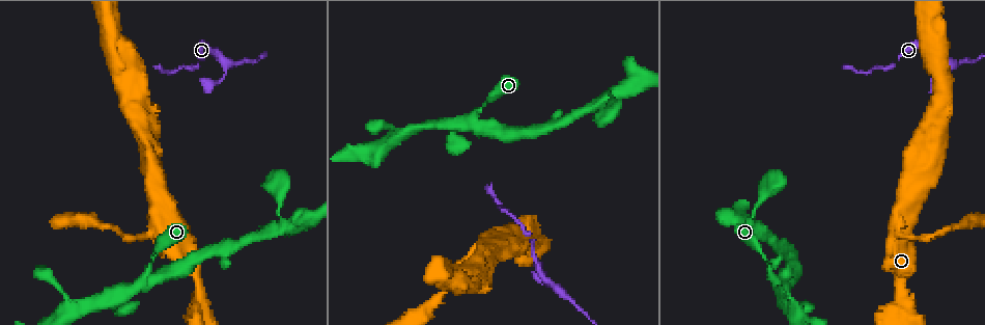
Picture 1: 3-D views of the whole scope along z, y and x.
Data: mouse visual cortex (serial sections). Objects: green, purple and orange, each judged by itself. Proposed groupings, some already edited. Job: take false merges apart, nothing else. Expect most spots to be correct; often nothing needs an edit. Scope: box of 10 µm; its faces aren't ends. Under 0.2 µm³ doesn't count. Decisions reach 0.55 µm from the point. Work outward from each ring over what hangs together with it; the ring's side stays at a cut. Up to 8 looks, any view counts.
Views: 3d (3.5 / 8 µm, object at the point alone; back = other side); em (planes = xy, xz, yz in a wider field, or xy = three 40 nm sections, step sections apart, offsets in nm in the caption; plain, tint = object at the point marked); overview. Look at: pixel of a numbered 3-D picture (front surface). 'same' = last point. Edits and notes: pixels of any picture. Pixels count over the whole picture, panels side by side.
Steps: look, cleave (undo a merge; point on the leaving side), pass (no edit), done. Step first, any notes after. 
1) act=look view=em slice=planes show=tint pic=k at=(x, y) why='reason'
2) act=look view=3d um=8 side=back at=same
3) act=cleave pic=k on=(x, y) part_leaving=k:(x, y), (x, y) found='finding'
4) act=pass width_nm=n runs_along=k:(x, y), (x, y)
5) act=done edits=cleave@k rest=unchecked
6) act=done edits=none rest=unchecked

act=look view=3d um=8 pic=1 at=(225, 62) why='abrupt turn'

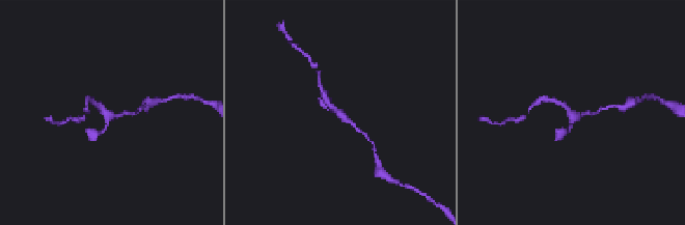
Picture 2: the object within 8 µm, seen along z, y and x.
act=look view=3d um=3.5 at=same

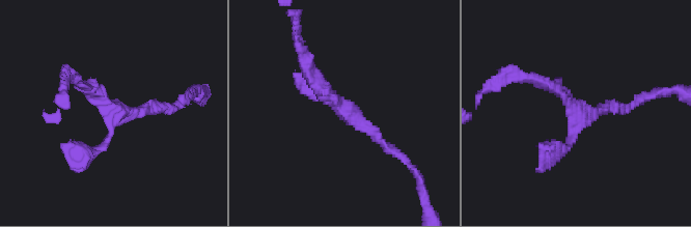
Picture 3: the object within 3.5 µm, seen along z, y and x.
act=look view=em slice=xy step=3 show=tint pic=3 at=(343, 109)

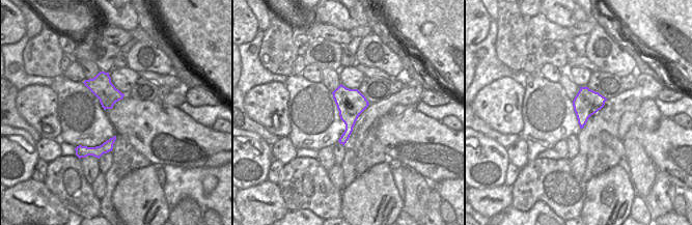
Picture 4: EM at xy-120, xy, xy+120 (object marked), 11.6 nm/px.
act=pass width_nm=340 runs_along=3:(529, 76), (577, 111), (572, 139), (553, 152) found='one cell here'

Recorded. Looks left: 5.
act=look view=3d um=8 pic=1 at=(283, 224) why='arms part here'

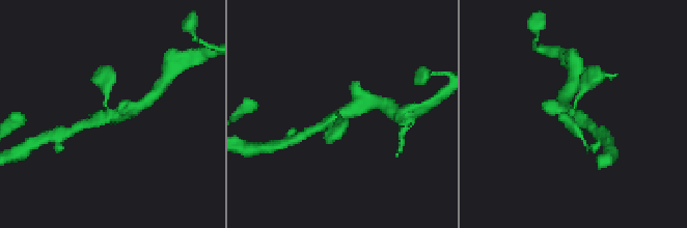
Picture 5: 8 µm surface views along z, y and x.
act=look view=3d um=3.5 at=same

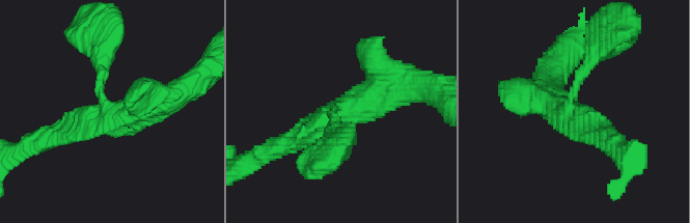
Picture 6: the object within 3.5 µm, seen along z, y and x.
act=look view=em slice=xy step=1 show=tint pic=6 at=(576, 115) arms=3 arm_widths_nm=200,300,400

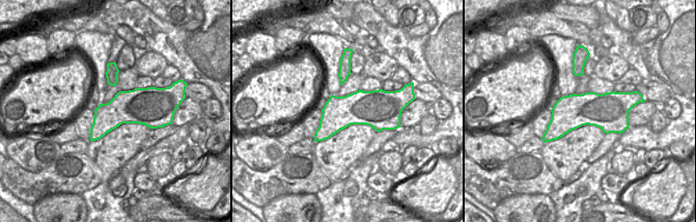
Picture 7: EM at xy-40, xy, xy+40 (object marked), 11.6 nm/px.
act=pass runs_along=6:(283, 146), (401, 85) found='continuous, no second cell'

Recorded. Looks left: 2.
act=look view=3d um=3.5 pic=1 at=(902, 304) why='abrupt turn'

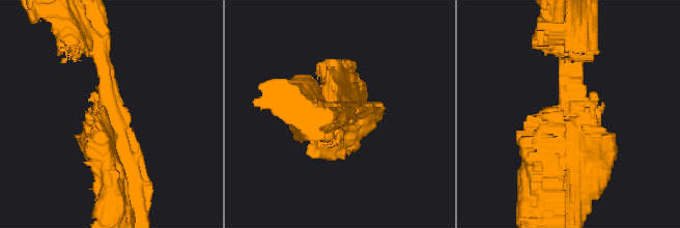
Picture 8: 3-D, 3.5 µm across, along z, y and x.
act=pass found='all the same cell'

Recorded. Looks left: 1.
act=done edits=none rest=unchecked

